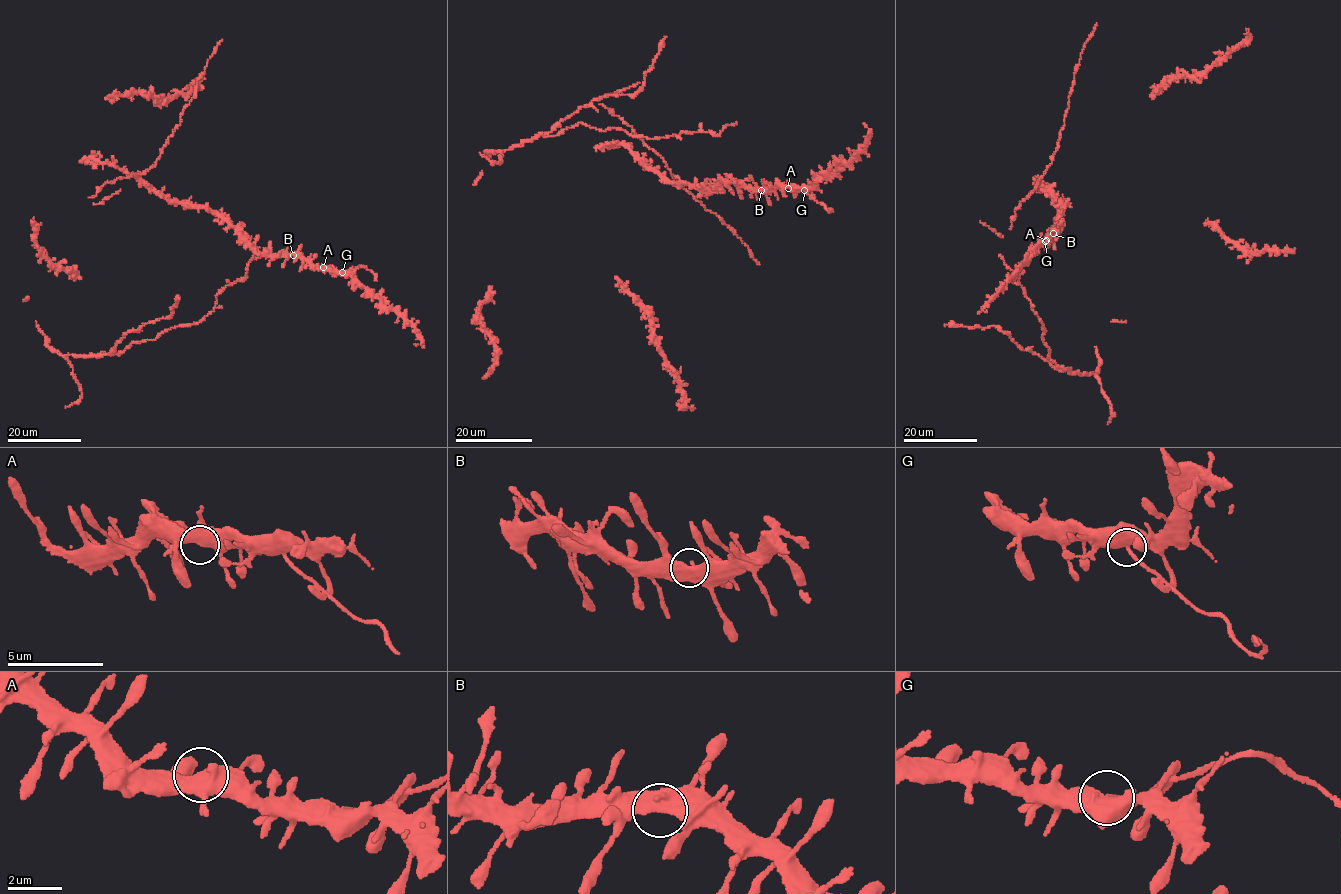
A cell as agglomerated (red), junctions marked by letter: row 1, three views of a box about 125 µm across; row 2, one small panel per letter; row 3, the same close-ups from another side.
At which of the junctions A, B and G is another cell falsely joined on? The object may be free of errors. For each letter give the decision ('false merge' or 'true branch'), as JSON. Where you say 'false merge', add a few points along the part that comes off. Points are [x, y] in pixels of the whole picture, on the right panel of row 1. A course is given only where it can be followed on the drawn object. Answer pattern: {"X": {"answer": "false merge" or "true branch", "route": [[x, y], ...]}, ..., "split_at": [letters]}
{"A": {"answer": "true branch"}, "B": {"answer": "true branch"}, "G": {"answer": "false merge", "route": [[1045, 241], [1054, 229], [1058, 232], [1055, 240]]}, "split_at": ["G"]}

